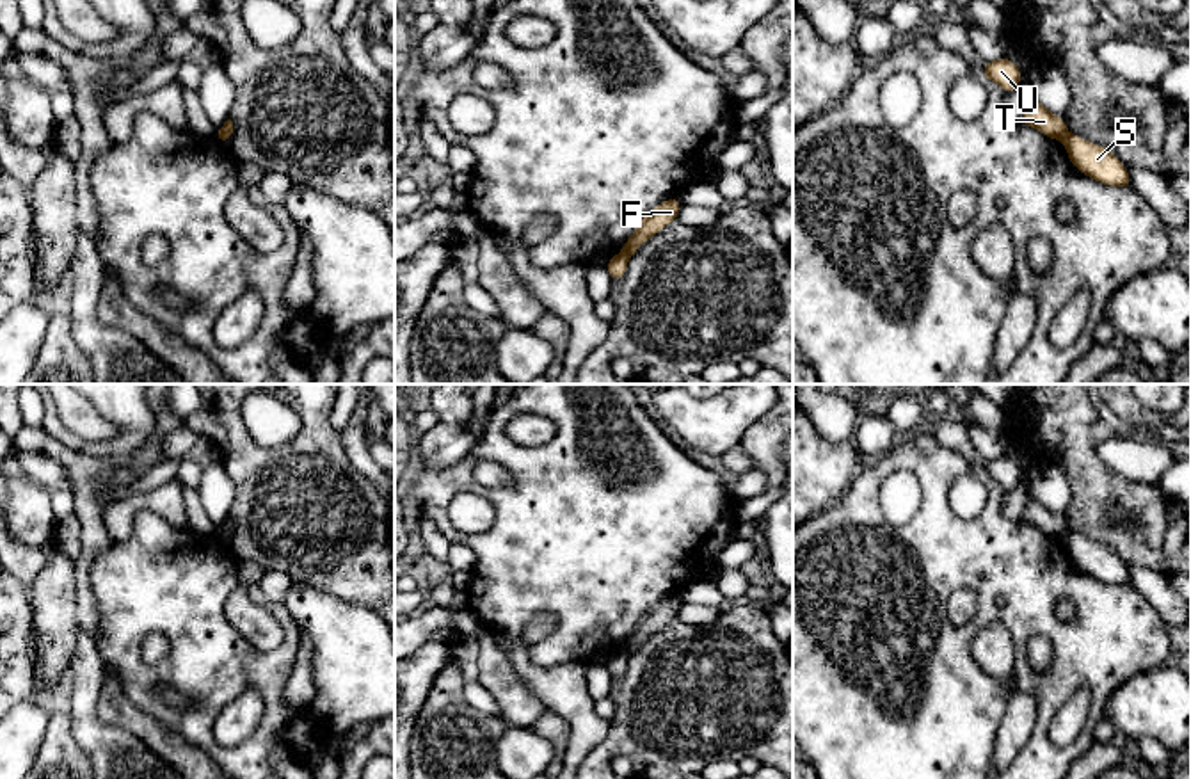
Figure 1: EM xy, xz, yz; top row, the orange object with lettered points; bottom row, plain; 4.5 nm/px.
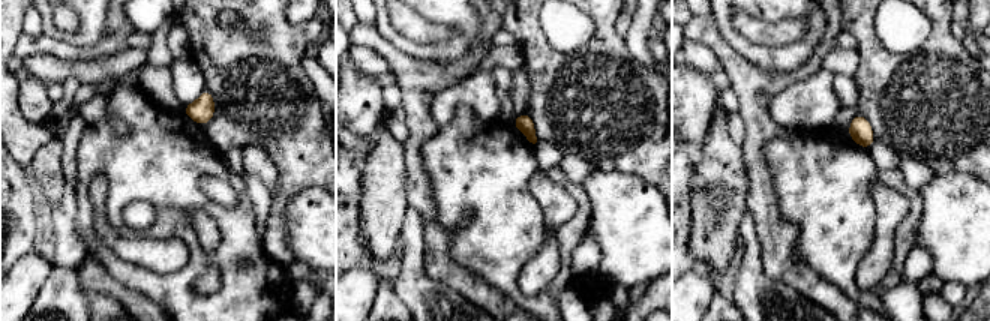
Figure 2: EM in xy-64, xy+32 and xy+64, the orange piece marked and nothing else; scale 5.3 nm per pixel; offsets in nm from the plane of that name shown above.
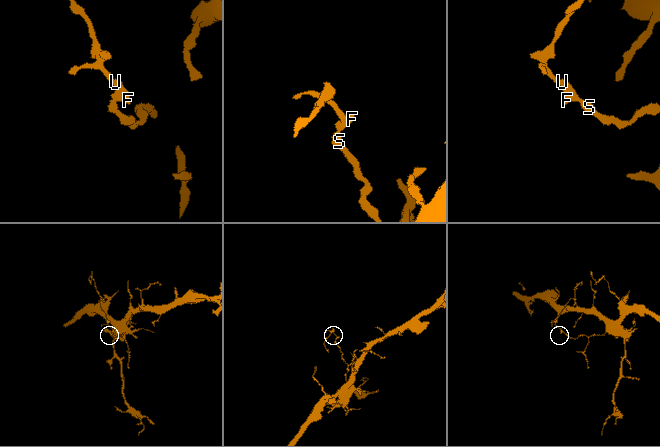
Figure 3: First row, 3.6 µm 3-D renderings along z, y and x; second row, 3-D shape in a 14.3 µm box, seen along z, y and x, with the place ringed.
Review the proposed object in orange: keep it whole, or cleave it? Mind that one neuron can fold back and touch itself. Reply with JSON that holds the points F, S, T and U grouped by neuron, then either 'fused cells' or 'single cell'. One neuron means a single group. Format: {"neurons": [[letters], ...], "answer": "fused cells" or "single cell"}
{"neurons": [["F", "T", "U"], ["S"]], "answer": "fused cells"}

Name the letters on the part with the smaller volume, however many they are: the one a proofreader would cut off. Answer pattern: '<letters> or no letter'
F, T, U

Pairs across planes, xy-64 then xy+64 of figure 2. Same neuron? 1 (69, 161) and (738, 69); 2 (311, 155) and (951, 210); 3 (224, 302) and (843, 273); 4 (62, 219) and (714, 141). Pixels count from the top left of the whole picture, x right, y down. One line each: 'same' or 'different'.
1: same
2: different
3: same
4: different

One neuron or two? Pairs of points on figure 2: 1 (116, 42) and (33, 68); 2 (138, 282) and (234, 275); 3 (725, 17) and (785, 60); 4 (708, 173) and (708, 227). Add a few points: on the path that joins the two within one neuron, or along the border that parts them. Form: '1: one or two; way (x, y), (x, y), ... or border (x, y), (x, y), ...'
1: two; border (24, 59), (96, 59)
2: one; way (162, 282), (180, 282), (201, 261), (210, 261)
3: one; way (732, 35), (752, 53), (767, 57)
4: one; way (710, 186), (710, 213)

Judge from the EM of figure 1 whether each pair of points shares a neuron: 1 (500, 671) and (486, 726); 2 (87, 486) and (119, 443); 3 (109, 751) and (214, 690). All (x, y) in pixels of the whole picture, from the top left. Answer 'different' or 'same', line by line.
1: different
2: different
3: different

